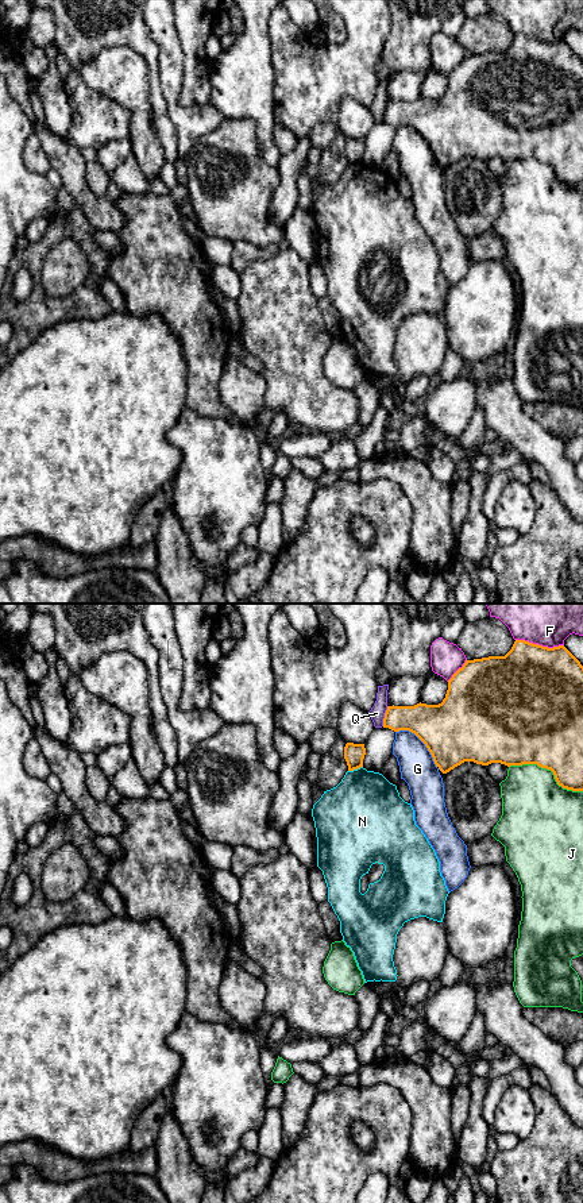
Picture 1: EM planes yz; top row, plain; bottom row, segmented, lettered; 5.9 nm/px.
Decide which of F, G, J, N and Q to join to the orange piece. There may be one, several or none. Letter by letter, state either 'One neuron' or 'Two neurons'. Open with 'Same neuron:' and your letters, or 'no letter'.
Same neuron: no letter
F: Two neurons
G: Two neurons
J: Two neurons
N: Two neurons
Q: Two neurons

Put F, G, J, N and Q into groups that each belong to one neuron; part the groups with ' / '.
F / G / J / N / Q

